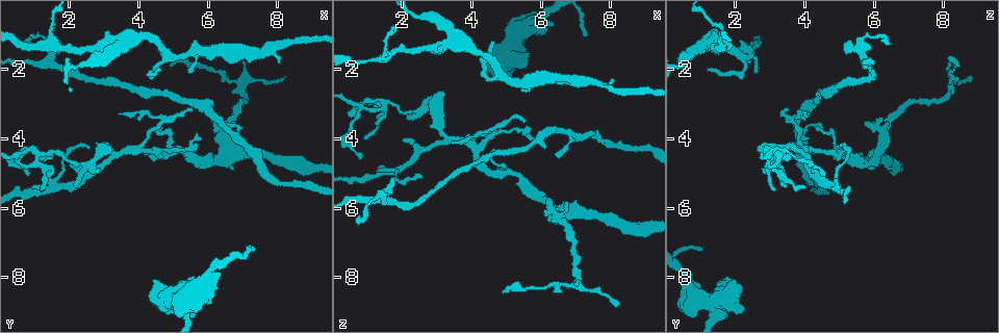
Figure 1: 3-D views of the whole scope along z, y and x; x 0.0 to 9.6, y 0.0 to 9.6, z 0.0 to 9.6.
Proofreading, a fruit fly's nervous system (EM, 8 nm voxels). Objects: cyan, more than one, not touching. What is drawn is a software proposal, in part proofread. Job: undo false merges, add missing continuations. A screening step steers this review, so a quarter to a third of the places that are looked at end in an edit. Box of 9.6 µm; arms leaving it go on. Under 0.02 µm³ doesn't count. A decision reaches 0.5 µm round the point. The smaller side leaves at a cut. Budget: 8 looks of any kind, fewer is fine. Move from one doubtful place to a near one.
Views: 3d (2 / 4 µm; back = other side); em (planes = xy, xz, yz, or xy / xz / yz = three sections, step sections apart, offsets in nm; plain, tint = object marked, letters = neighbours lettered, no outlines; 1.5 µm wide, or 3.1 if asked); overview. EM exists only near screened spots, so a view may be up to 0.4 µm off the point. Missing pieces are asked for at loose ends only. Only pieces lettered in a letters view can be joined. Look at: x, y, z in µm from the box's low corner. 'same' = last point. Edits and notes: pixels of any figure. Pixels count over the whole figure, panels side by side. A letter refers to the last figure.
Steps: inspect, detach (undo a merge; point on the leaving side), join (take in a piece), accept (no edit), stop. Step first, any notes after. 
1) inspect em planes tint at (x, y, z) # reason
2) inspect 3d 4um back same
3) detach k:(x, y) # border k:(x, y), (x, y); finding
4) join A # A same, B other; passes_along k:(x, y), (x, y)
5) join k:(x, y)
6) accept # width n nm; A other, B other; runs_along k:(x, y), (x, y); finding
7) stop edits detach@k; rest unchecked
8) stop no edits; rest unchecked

inspect 3d 4um at (4.55, 1.90, 1.15)

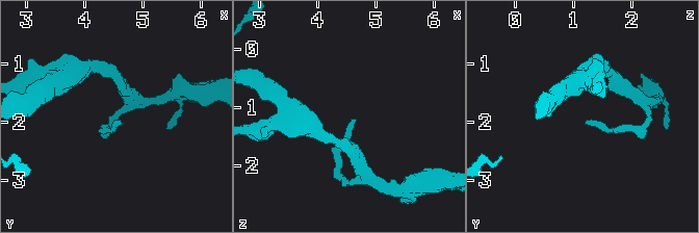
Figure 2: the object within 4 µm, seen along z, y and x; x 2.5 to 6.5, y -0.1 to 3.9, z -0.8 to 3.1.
inspect em planes letters at (4.55, 1.95, 1.25)

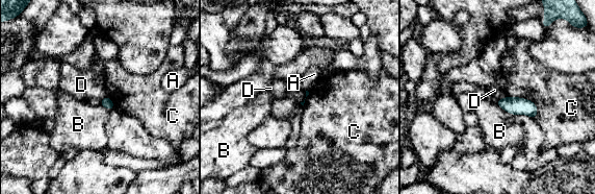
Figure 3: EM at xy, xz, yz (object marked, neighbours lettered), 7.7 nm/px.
accept # longest_contact C 190 nm; A other, B other, C other, D other; border 3:(506, 95), (497, 99); no lettered piece goes on from it

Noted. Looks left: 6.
inspect em planes letters at (8.10, 1.75, 2.35) # branch stops here

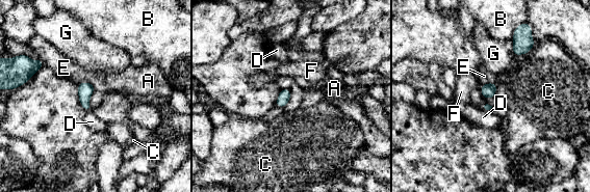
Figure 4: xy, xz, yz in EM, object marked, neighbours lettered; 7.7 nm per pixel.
accept # width 100 nm; A other, B other, C other, D other, E other, F other, G other; none of them fits

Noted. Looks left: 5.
inspect 3d 2um at (7.25, 7.20, 1.15) # free end

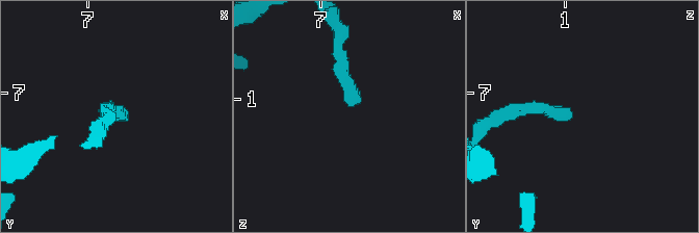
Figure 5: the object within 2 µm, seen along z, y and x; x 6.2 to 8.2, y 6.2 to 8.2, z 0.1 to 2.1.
inspect em xz step 4 letters at (7.28, 7.18, 1.10) # shape alone is not enough

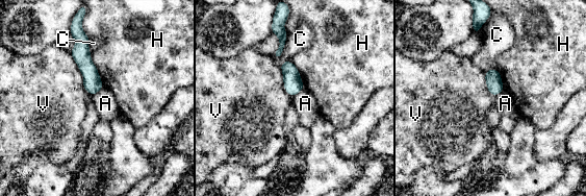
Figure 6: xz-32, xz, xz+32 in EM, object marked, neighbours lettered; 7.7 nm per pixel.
accept # width 130 nm; A other, C other, H other, V other; border 6:(103, 87), (93, 96); none of them fits

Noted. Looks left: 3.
stop no edits; rest unchecked

